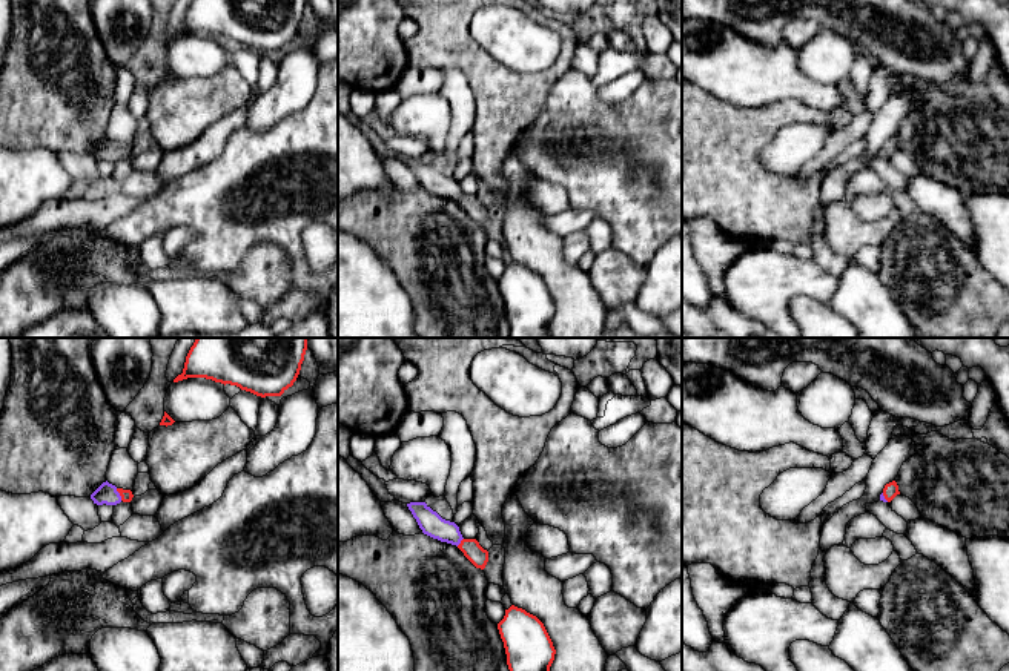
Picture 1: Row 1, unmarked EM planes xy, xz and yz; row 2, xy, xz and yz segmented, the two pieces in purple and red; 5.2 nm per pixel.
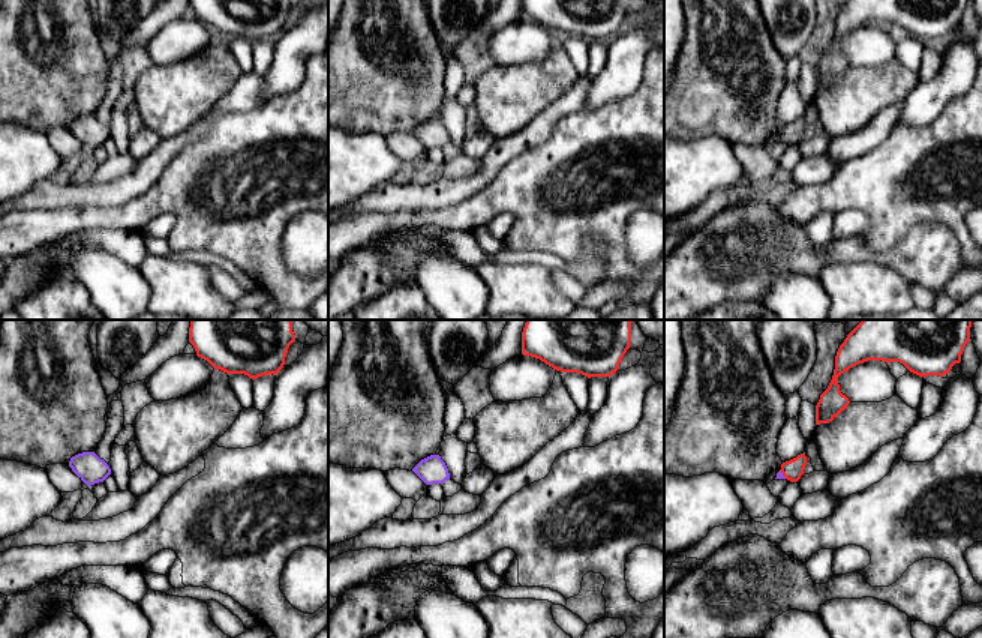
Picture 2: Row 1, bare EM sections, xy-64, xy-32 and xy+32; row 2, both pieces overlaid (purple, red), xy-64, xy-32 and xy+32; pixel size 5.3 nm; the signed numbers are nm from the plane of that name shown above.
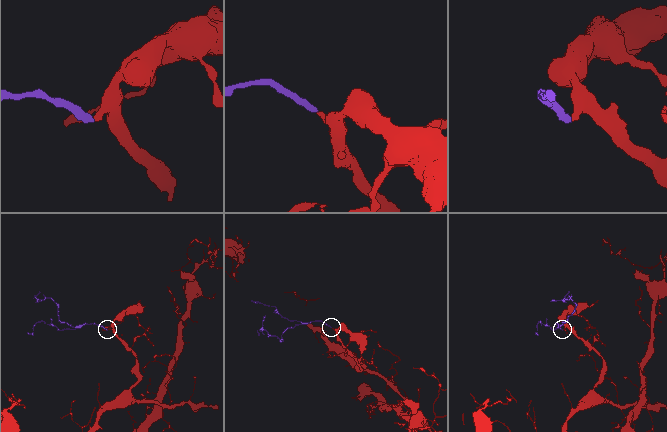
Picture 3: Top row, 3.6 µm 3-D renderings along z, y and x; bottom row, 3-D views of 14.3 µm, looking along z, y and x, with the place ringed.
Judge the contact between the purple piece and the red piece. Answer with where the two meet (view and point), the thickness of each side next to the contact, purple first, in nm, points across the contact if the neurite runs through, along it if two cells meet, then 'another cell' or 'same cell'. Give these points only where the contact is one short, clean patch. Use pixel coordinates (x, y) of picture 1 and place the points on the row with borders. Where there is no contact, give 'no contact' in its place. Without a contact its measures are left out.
contact xy (119, 495); calibres 110 and 60 nm; way xy (106, 493), (119, 495), (126, 495); same cell

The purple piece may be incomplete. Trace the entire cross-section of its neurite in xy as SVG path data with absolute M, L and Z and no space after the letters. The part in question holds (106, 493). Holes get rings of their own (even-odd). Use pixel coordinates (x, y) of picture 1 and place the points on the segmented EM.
M108 481L103 482L92 494L91 499L97 505L117 505L121 501L131 502L134 497L131 490L117 488L115 485L109 484Z

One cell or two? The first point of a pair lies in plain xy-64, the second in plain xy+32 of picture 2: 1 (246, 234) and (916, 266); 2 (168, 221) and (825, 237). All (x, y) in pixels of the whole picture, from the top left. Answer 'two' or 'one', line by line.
1: two
2: two

